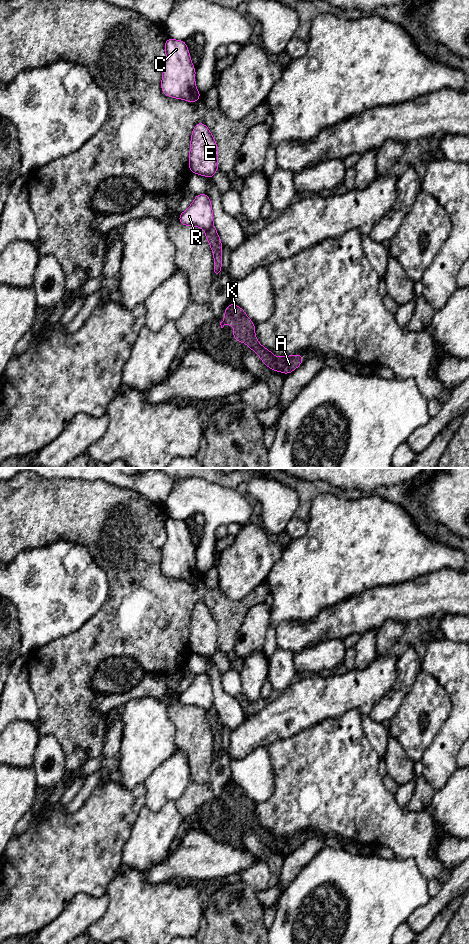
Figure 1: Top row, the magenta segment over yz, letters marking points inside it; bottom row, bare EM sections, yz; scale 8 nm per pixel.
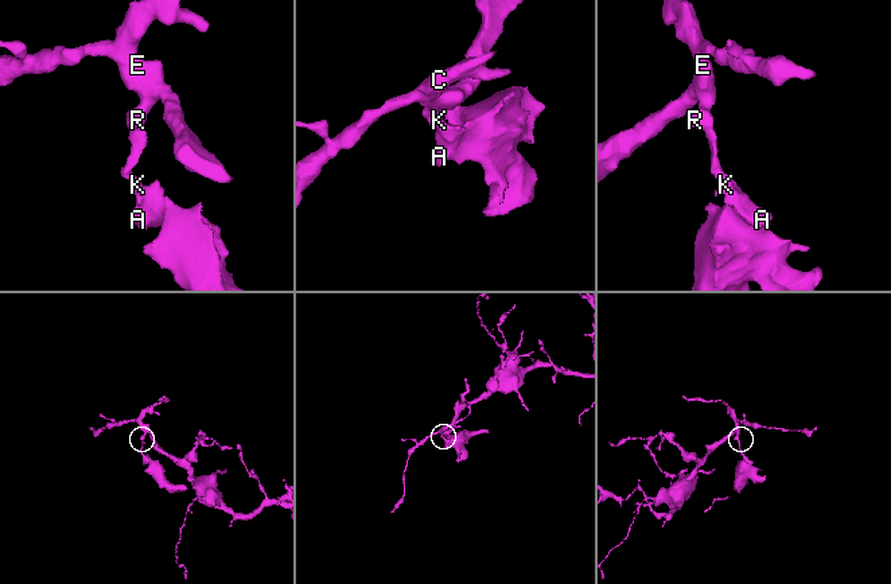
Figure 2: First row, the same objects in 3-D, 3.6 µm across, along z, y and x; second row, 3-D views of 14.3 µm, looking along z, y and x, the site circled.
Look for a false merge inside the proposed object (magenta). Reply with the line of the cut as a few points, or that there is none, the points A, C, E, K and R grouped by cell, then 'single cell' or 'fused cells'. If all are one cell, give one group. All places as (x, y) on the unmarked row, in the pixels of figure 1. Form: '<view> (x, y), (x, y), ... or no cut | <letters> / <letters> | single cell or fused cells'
yz (213, 706), (205, 712) | A K / C E R | fused cells

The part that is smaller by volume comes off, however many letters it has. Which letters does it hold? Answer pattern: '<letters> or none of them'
A, K

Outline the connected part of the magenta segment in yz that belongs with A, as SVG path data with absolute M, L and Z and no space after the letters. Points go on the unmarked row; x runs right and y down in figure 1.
M234 782L227 786L224 792L224 800L220 802L221 808L225 805L234 805L233 819L246 823L247 827L251 828L271 850L288 855L303 842L304 836L300 834L276 837L271 831L263 827L255 816L254 802Z

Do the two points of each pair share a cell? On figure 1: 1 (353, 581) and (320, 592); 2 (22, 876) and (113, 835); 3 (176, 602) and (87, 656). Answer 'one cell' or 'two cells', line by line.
1: one cell
2: one cell
3: one cell

